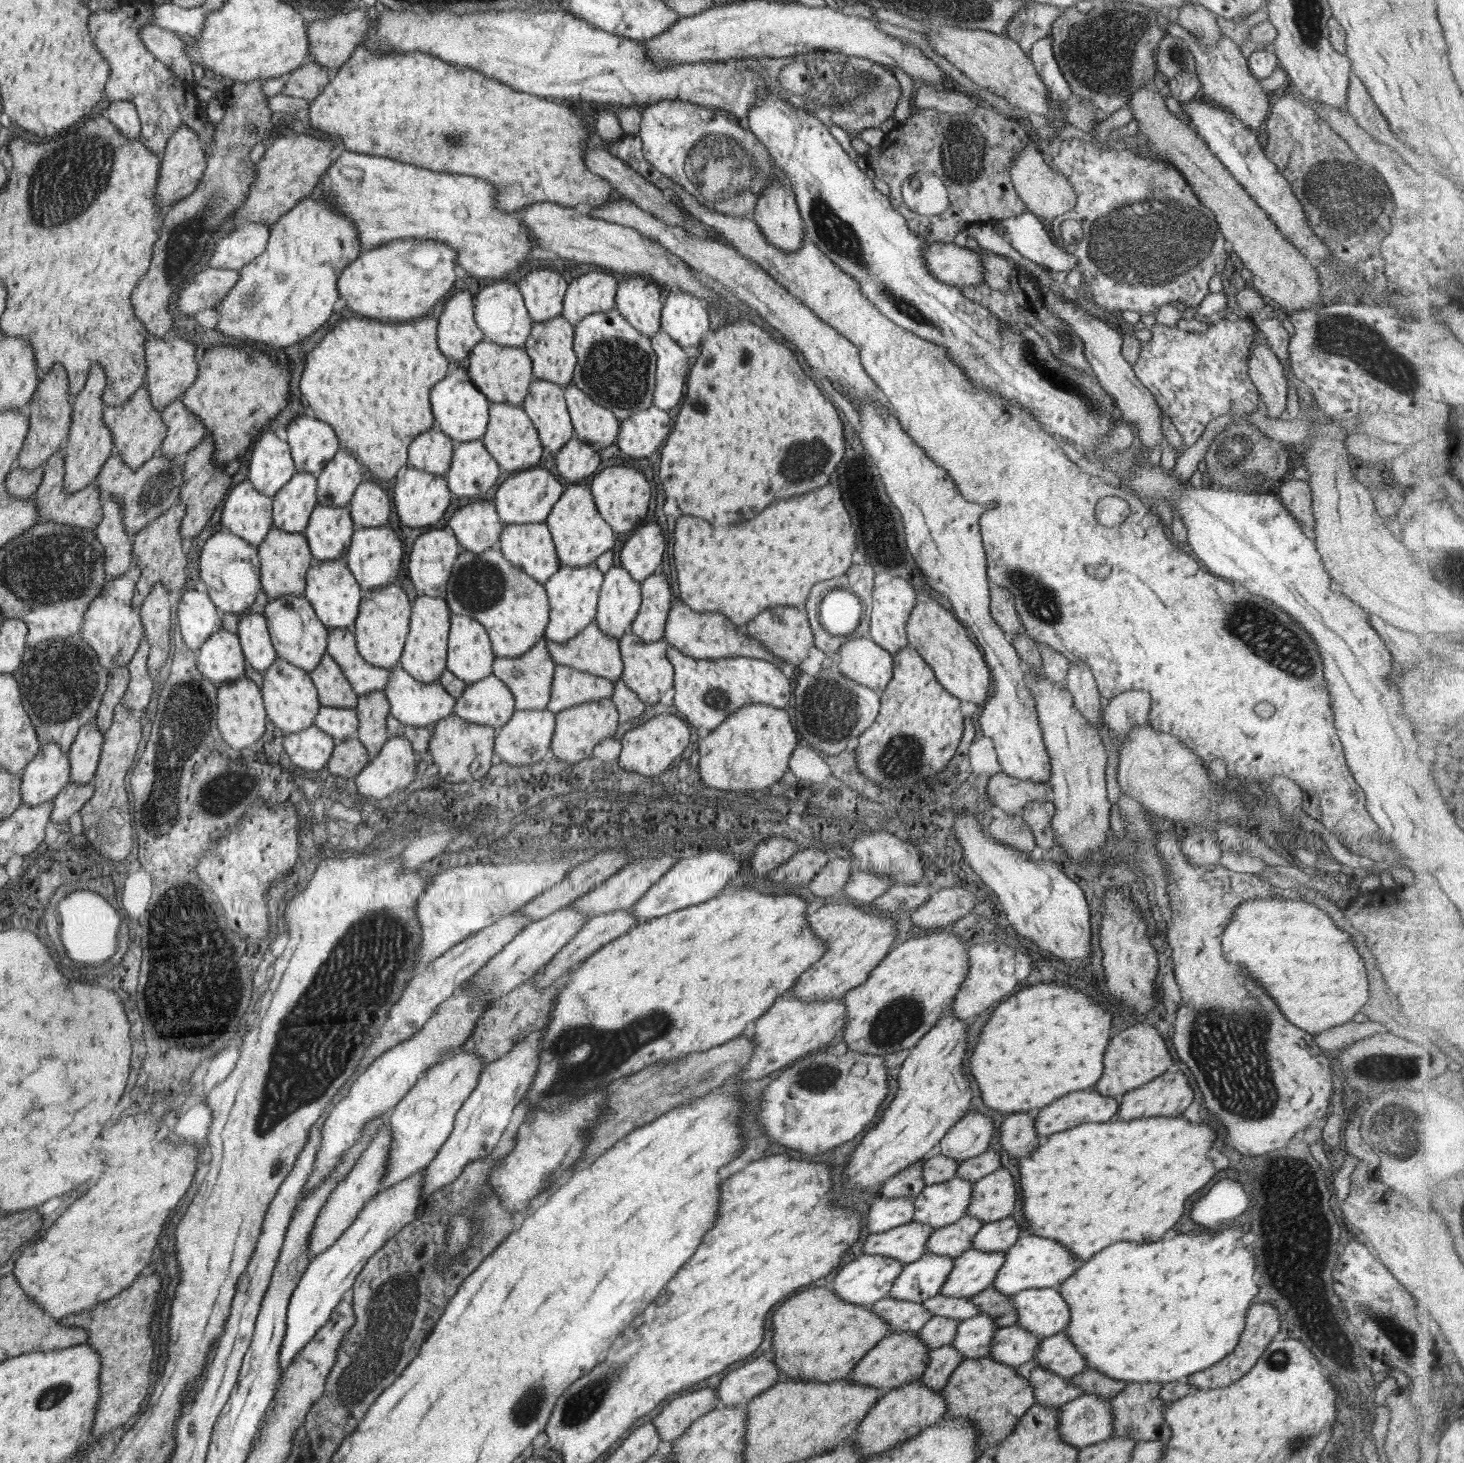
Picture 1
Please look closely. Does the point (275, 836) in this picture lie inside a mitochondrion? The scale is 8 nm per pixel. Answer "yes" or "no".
no

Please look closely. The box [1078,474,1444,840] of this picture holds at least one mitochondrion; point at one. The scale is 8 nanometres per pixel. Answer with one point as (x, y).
(1269, 637)

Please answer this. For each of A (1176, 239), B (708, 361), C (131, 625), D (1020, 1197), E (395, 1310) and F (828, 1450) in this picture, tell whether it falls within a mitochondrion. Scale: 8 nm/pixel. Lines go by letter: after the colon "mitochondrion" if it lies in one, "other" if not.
A: mitochondrion
B: other
C: other
D: other
E: mitochondrion
F: other

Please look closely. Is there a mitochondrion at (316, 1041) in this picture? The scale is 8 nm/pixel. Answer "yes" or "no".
yes

